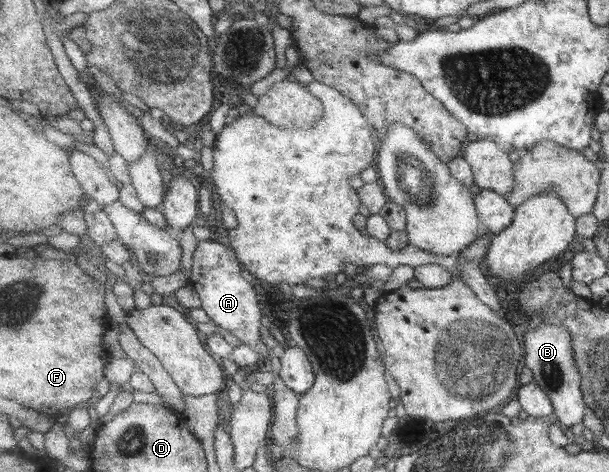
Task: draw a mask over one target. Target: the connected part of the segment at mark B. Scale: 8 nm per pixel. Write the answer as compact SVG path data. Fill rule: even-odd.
M542 323L527 330L525 337L525 365L531 369L533 380L539 384L552 399L556 419L562 428L575 427L584 423L589 409L582 392L581 369L577 365L577 355L573 335L567 327Z

